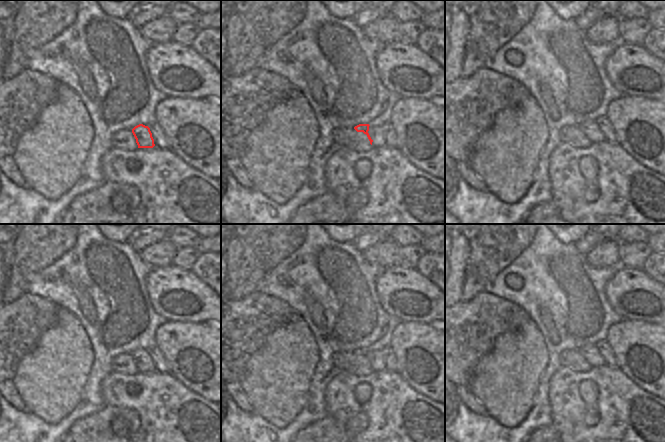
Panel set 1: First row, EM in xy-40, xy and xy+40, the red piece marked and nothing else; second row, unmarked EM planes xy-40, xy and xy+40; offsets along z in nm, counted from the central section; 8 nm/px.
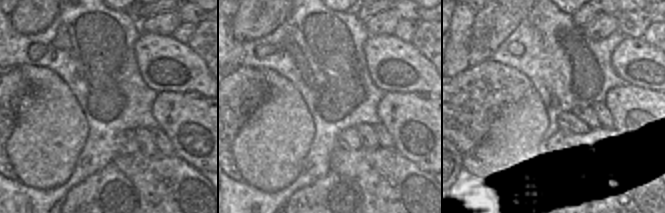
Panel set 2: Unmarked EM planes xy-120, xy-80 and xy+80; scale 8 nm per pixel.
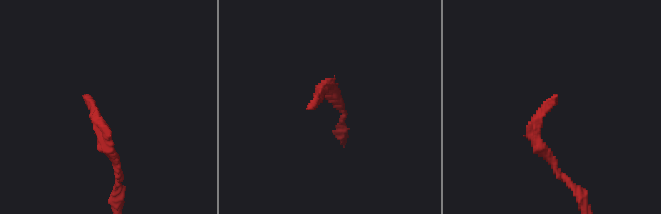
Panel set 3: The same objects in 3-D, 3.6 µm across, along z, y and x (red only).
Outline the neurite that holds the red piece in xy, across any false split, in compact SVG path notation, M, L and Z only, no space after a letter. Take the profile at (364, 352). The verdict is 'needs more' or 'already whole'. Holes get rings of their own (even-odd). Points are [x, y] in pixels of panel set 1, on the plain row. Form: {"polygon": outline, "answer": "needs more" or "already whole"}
{"polygon": "M359 348L354 351L354 353L357 356L363 356L367 359L370 368L377 372L379 370L384 370L384 357L383 355L376 351L376 350L370 350L369 348Z", "answer": "needs more"}

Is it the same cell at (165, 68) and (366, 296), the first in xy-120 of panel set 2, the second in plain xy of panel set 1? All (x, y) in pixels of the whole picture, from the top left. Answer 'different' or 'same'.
different

